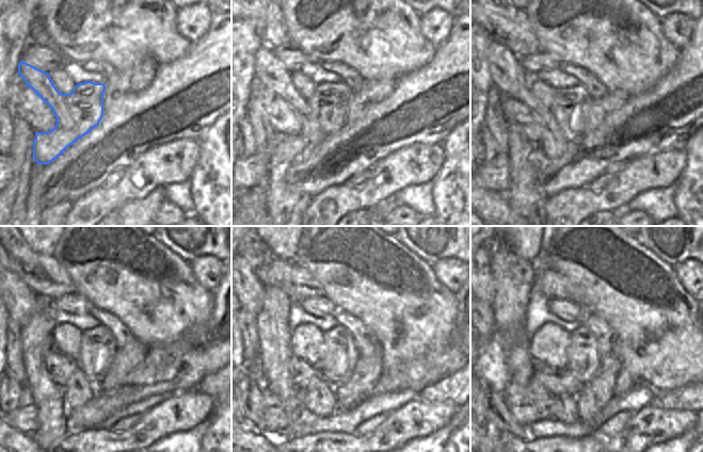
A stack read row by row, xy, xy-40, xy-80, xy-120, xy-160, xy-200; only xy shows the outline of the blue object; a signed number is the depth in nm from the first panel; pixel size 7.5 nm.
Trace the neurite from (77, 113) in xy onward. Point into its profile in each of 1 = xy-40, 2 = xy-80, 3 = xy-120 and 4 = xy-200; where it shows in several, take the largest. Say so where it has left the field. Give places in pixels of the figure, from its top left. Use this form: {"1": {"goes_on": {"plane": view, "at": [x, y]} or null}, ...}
{"1": {"goes_on": {"plane": "xy-40", "at": [325, 112]}}, "2": {"goes_on": {"plane": "xy-80", "at": [571, 106]}}, "3": {"goes_on": {"plane": "xy-120", "at": [97, 345]}}, "4": {"goes_on": {"plane": "xy-200", "at": [582, 359]}}}

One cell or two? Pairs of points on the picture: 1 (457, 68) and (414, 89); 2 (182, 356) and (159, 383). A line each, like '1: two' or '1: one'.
1: one
2: one

